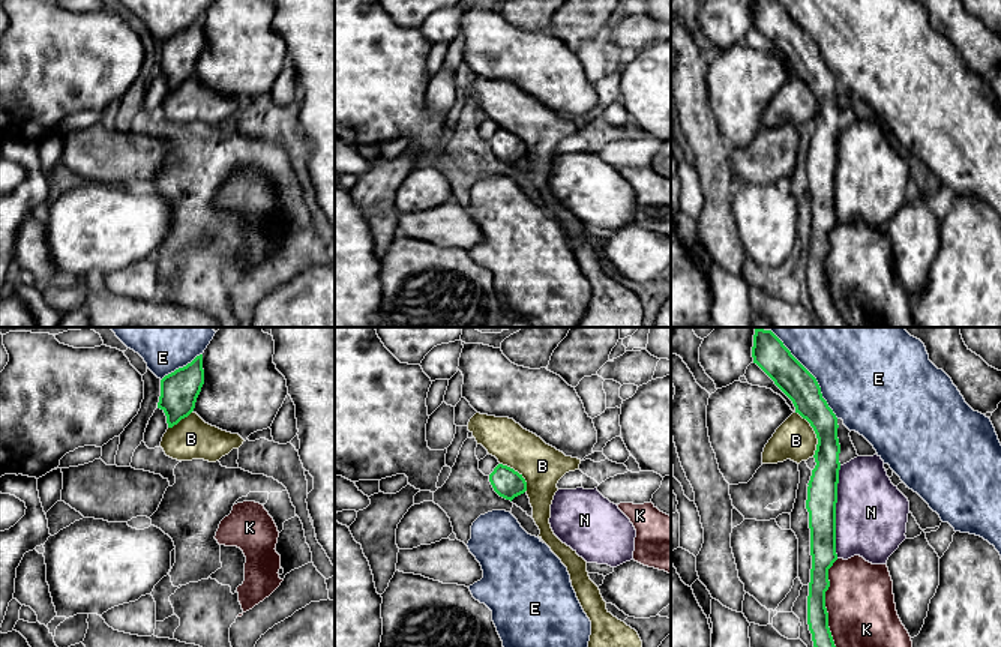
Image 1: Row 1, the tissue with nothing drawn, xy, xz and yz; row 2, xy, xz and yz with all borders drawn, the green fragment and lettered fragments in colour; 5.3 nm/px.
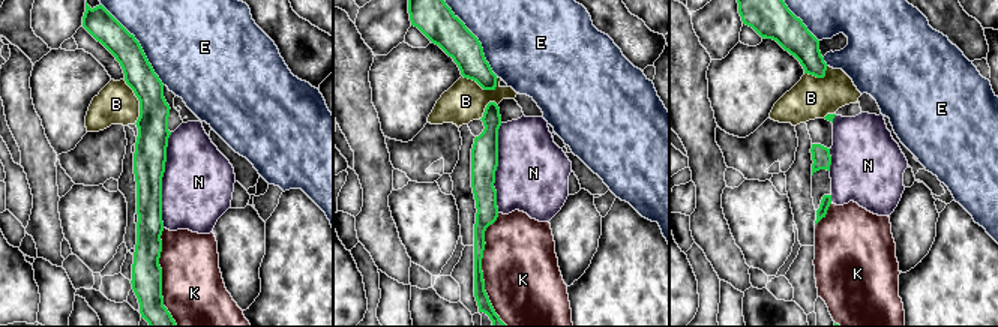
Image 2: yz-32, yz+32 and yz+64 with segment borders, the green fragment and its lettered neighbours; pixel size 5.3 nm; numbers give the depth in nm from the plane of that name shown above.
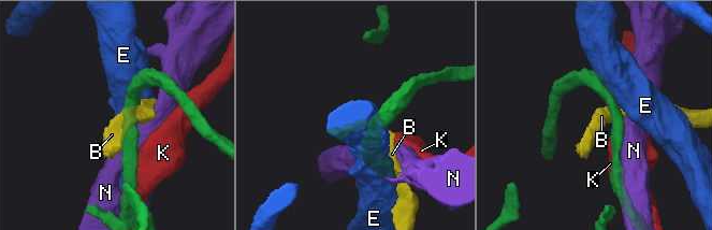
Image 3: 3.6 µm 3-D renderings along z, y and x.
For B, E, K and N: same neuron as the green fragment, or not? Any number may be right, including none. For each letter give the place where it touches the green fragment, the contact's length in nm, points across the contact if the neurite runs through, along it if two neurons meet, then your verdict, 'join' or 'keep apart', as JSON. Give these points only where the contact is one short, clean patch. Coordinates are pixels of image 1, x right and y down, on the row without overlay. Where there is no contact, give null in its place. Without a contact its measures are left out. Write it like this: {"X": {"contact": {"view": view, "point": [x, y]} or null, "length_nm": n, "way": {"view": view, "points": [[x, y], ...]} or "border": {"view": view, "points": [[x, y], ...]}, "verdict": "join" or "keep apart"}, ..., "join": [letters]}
{"B": {"contact": {"view": "yz", "point": [815, 96]}, "length_nm": 260, "border": {"view": "yz", "points": [[796, 75], [809, 87], [815, 98], [817, 113], [814, 120]]}, "verdict": "keep apart"}, "E": {"contact": {"view": "yz", "point": [814, 41]}, "length_nm": 550, "verdict": "keep apart"}, "K": {"contact": {"view": "yz", "point": [826, 275]}, "length_nm": 550, "verdict": "keep apart"}, "N": {"contact": {"view": "yz", "point": [835, 176]}, "length_nm": 500, "verdict": "keep apart"}, "join": []}

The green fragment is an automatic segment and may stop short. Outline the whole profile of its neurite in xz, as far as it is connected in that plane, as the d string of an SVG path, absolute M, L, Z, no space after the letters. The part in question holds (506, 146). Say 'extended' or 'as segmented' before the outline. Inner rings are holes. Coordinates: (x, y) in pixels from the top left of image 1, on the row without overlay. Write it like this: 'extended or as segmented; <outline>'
as segmented; M503 128L494 132L489 138L489 146L500 161L510 165L527 155L527 146L522 138Z

